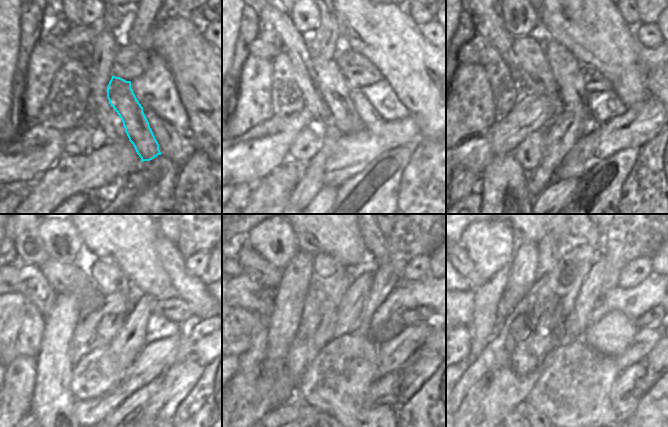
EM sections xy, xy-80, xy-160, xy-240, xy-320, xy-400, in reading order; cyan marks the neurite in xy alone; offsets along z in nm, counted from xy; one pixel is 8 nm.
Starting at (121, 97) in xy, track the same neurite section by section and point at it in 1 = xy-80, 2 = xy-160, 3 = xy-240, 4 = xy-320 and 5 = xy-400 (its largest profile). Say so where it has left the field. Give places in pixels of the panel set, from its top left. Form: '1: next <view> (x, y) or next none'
1: next xy-80 (335, 90)
2: next xy-160 (528, 54)
3: next xy-240 (65, 278)
4: next xy-320 (259, 269)
5: next xy-400 (466, 267)

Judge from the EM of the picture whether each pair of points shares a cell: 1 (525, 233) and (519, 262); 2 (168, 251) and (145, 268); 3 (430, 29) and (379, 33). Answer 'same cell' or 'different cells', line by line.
1: different cells
2: different cells
3: different cells

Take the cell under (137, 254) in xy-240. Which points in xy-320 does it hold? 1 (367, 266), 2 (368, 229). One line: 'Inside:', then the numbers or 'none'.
Inside: 1

